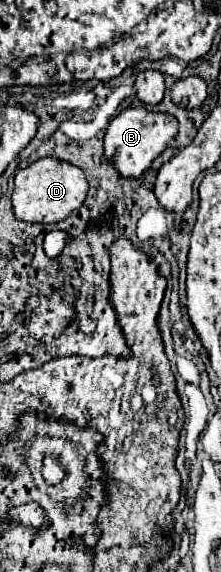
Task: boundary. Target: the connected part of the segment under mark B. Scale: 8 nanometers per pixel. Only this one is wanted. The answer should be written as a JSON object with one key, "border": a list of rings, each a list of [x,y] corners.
{"border":[[[145,107],[123,109],[111,119],[105,131],[105,157],[115,165],[123,177],[141,177],[151,163],[165,151],[177,135],[177,119],[169,113],[153,113]]]}

